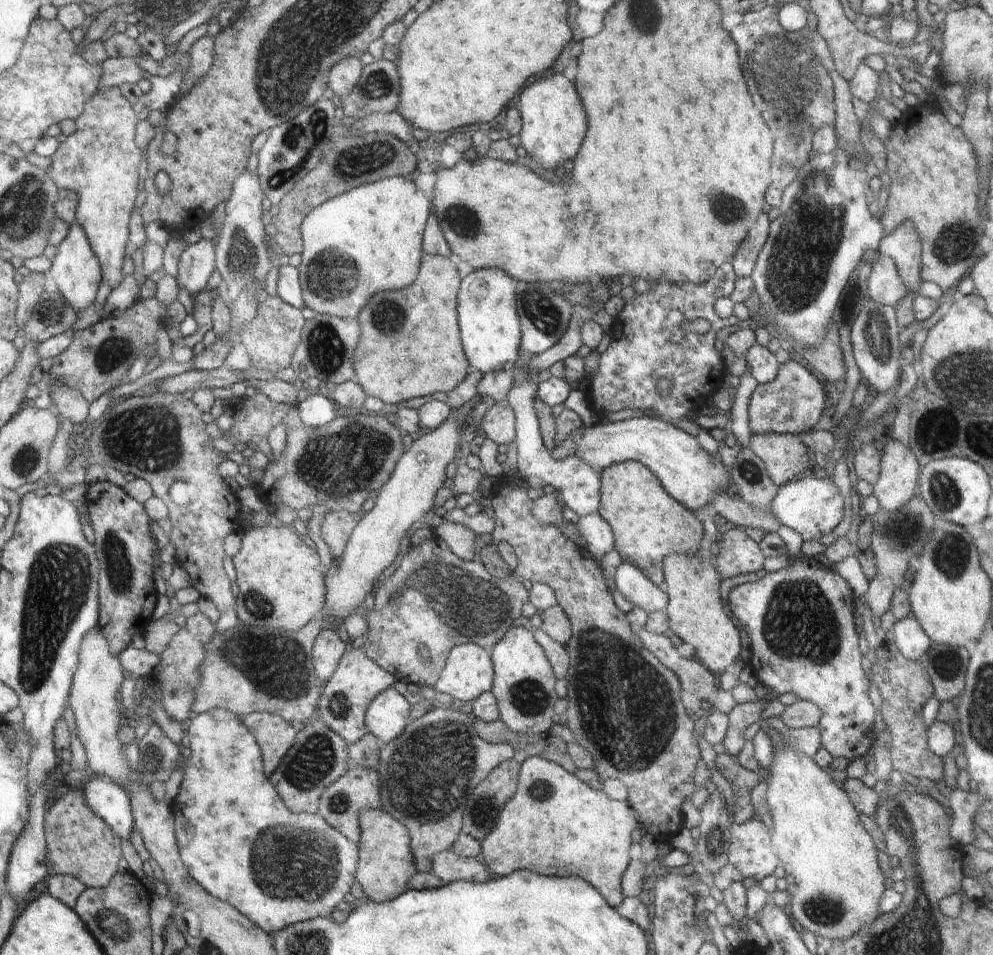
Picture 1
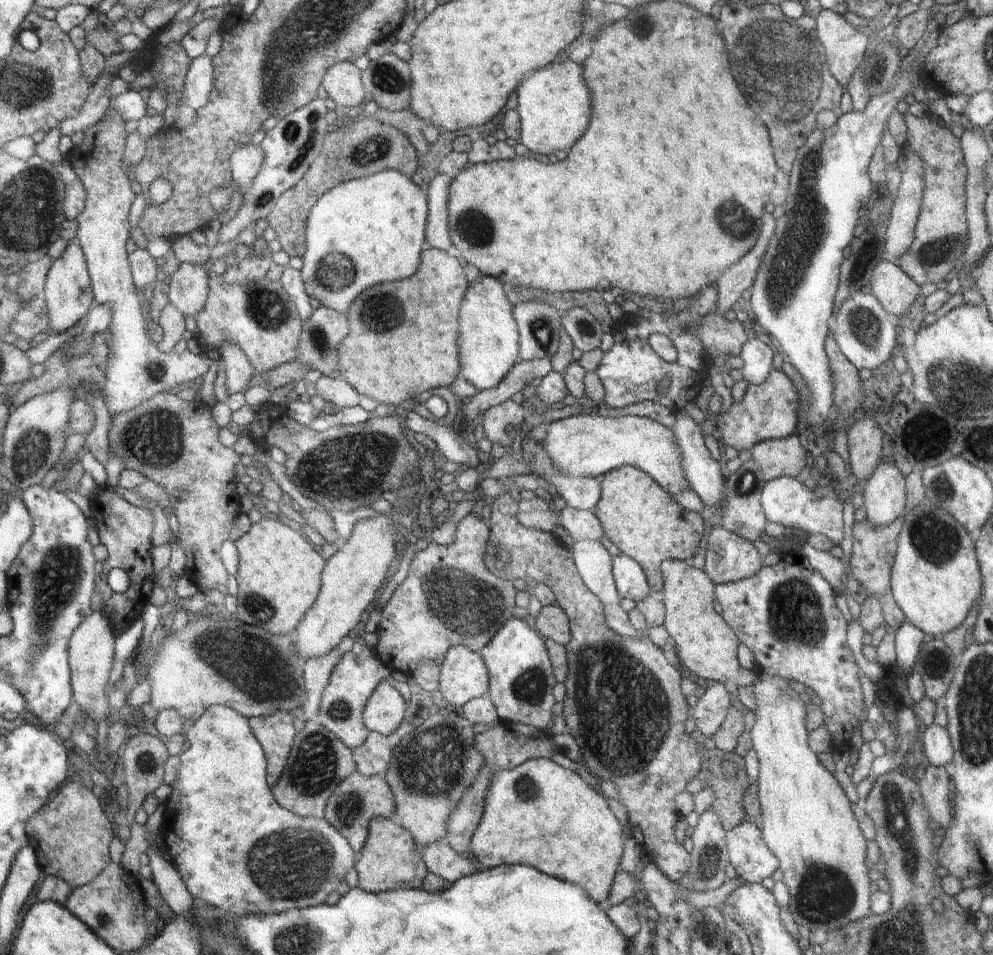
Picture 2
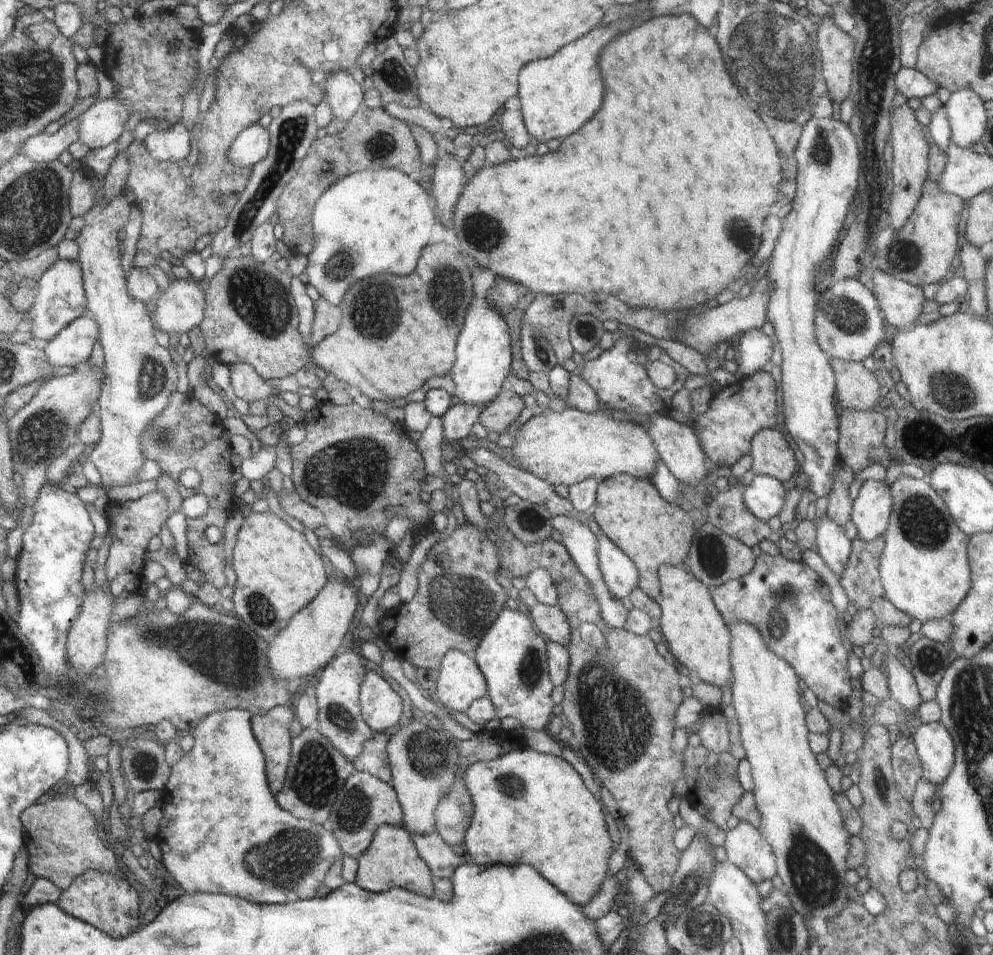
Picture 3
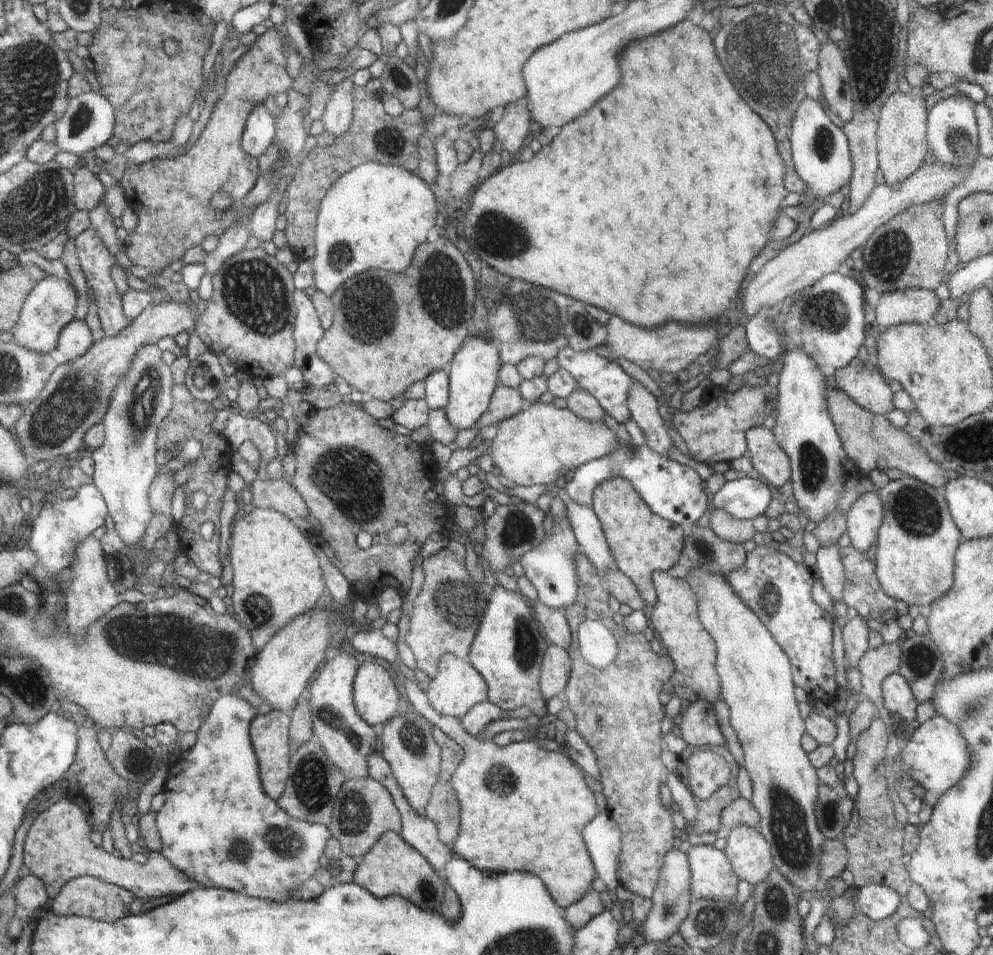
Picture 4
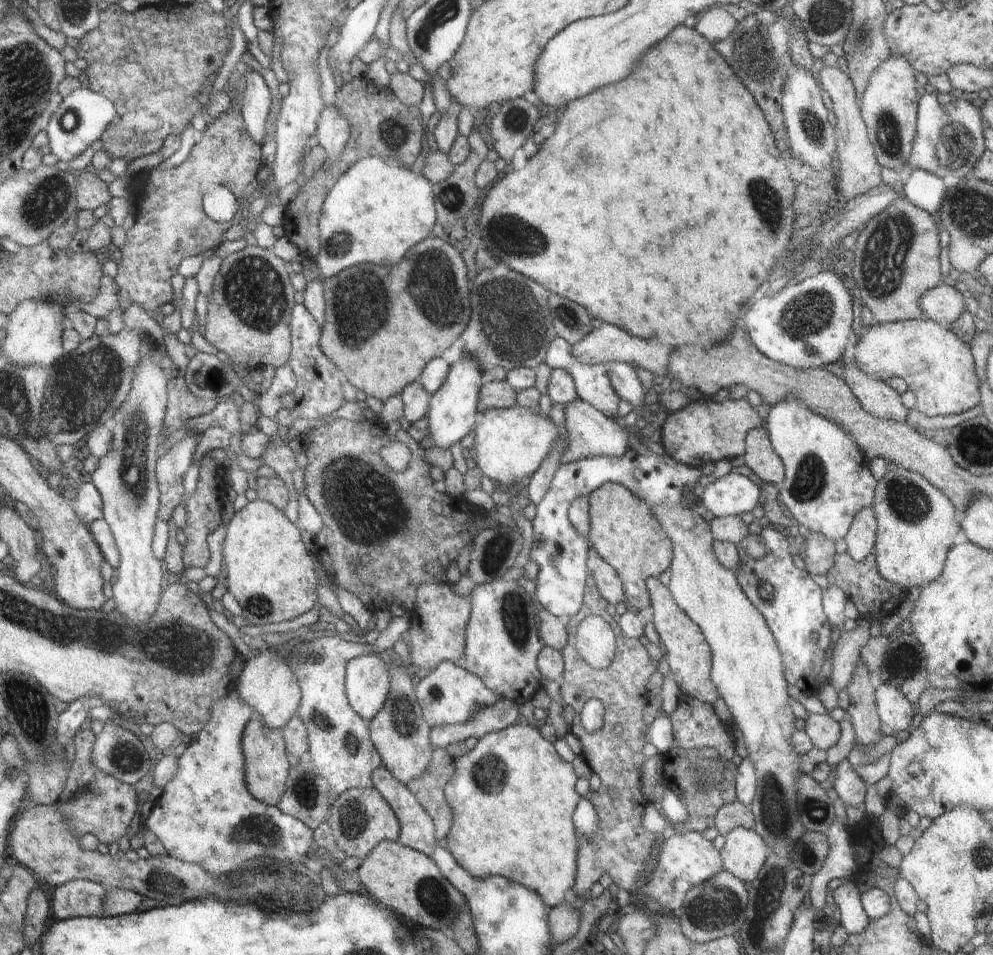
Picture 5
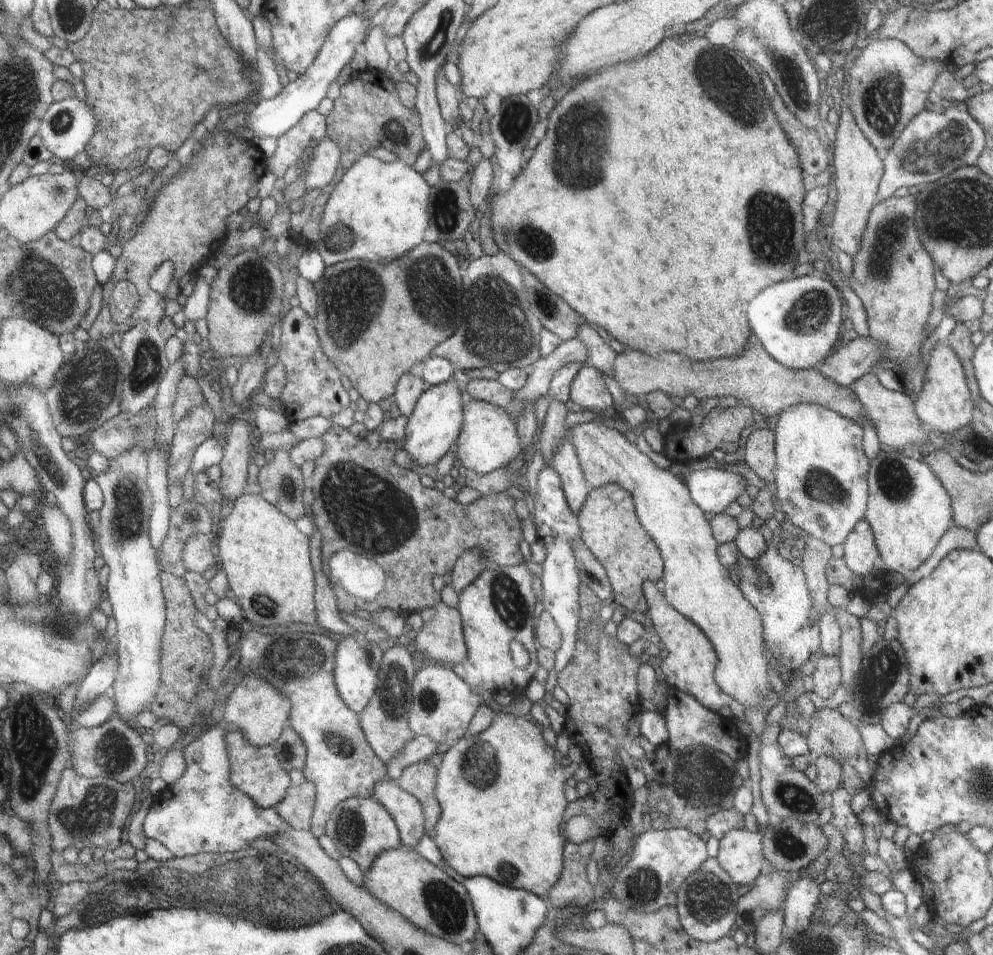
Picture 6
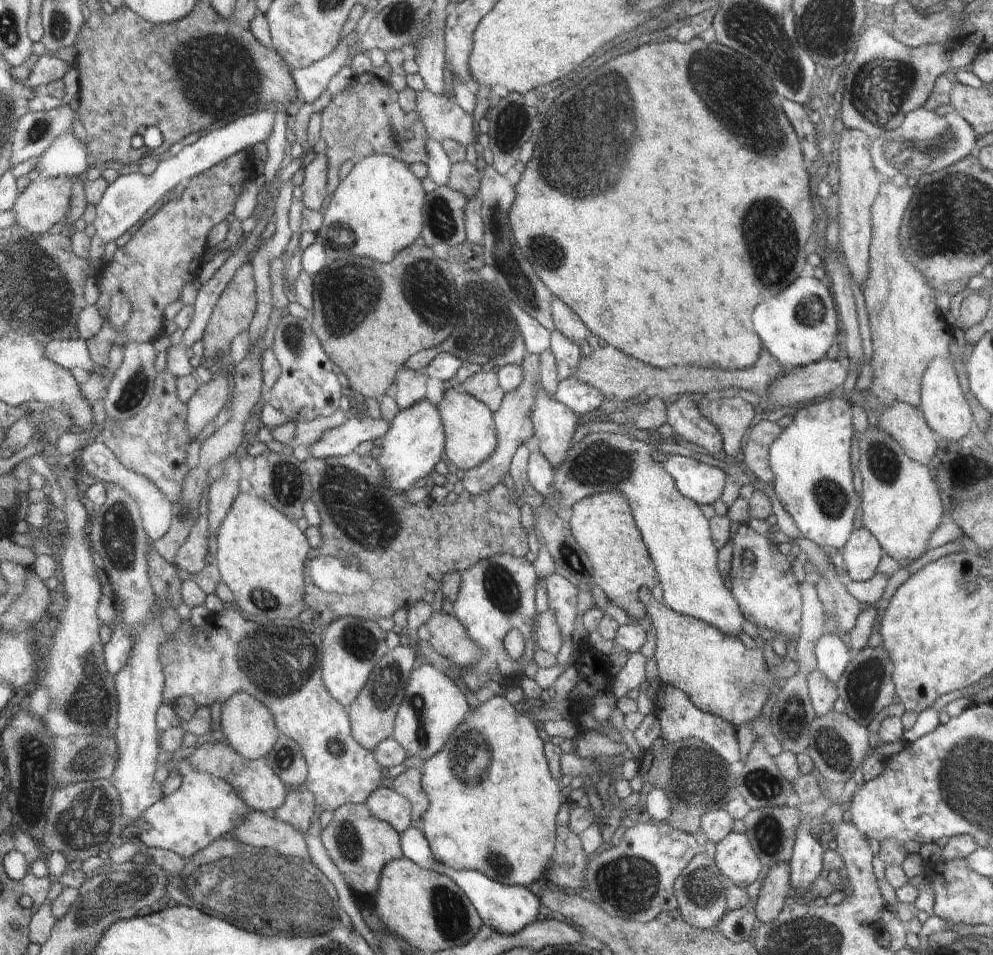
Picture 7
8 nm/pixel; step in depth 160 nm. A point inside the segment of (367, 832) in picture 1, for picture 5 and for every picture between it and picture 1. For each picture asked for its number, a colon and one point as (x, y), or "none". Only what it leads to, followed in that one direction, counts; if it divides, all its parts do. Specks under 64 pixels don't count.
2: (390, 859)
3: (392, 860)
4: (392, 867)
5: (411, 884)

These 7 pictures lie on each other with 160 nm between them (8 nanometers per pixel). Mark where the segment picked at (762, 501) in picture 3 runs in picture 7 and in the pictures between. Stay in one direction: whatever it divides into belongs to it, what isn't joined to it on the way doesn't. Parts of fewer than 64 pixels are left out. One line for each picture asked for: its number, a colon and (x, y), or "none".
4: (745, 498)
5: (732, 494)
6: (713, 490)
7: (702, 483)

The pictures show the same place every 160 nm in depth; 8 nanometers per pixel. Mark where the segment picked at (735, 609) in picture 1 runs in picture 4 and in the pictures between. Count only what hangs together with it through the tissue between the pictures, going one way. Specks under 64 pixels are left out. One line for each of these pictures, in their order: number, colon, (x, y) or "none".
2: (786, 615)
3: (781, 598)
4: (777, 589)

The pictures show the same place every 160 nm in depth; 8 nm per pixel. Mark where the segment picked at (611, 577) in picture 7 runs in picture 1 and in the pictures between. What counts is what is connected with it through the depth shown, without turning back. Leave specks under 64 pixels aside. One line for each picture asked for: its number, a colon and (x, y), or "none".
1: (648, 525)
2: (639, 516)
3: (630, 512)
4: (641, 542)
5: (624, 532)
6: (609, 526)

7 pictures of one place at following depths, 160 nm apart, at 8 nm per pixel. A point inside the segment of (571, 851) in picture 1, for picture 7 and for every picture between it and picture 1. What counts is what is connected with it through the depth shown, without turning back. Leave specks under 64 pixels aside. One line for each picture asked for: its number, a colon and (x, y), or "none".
2: (541, 814)
3: (534, 808)
4: (524, 806)
5: (513, 796)
6: (503, 792)
7: (494, 808)

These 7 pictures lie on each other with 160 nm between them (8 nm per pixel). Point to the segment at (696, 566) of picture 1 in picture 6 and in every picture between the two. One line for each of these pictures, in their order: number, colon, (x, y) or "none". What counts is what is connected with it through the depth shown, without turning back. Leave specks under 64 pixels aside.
2: (706, 645)
3: (697, 636)
4: (675, 617)
5: (689, 656)
6: (689, 661)

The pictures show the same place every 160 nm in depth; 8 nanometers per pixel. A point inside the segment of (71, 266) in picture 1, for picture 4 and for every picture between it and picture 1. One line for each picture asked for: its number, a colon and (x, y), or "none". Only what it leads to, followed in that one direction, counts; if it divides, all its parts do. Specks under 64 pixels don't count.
2: (69, 292)
3: (61, 298)
4: (51, 306)

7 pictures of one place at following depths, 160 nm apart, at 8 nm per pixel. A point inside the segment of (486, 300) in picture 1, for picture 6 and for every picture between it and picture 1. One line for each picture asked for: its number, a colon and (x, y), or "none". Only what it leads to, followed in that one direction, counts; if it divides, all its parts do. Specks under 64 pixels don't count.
2: (488, 345)
3: (483, 358)
4: (473, 374)
5: (451, 411)
6: (431, 429)

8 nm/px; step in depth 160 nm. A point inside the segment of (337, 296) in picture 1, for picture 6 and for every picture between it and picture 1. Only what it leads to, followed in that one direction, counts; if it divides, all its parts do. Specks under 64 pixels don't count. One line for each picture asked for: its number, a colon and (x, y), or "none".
2: (364, 231)
3: (373, 221)
4: (375, 216)
5: (374, 213)
6: (378, 212)

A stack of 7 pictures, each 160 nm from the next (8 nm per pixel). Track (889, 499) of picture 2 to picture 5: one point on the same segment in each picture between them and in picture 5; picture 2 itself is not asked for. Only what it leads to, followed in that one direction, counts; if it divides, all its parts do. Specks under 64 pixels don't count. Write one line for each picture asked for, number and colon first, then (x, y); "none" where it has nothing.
3: (871, 511)
4: (864, 519)
5: (861, 540)

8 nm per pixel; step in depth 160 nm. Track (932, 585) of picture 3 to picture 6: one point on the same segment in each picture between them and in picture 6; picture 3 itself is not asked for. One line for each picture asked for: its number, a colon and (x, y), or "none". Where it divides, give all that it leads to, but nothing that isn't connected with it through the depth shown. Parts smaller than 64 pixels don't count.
4: (915, 561)
5: (917, 523)
6: (908, 509)

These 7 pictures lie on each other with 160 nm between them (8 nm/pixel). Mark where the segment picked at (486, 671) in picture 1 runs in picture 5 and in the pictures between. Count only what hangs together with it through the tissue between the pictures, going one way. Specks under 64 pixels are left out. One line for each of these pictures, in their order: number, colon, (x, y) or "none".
2: (463, 676)
3: (460, 681)
4: (458, 686)
5: (449, 695)

